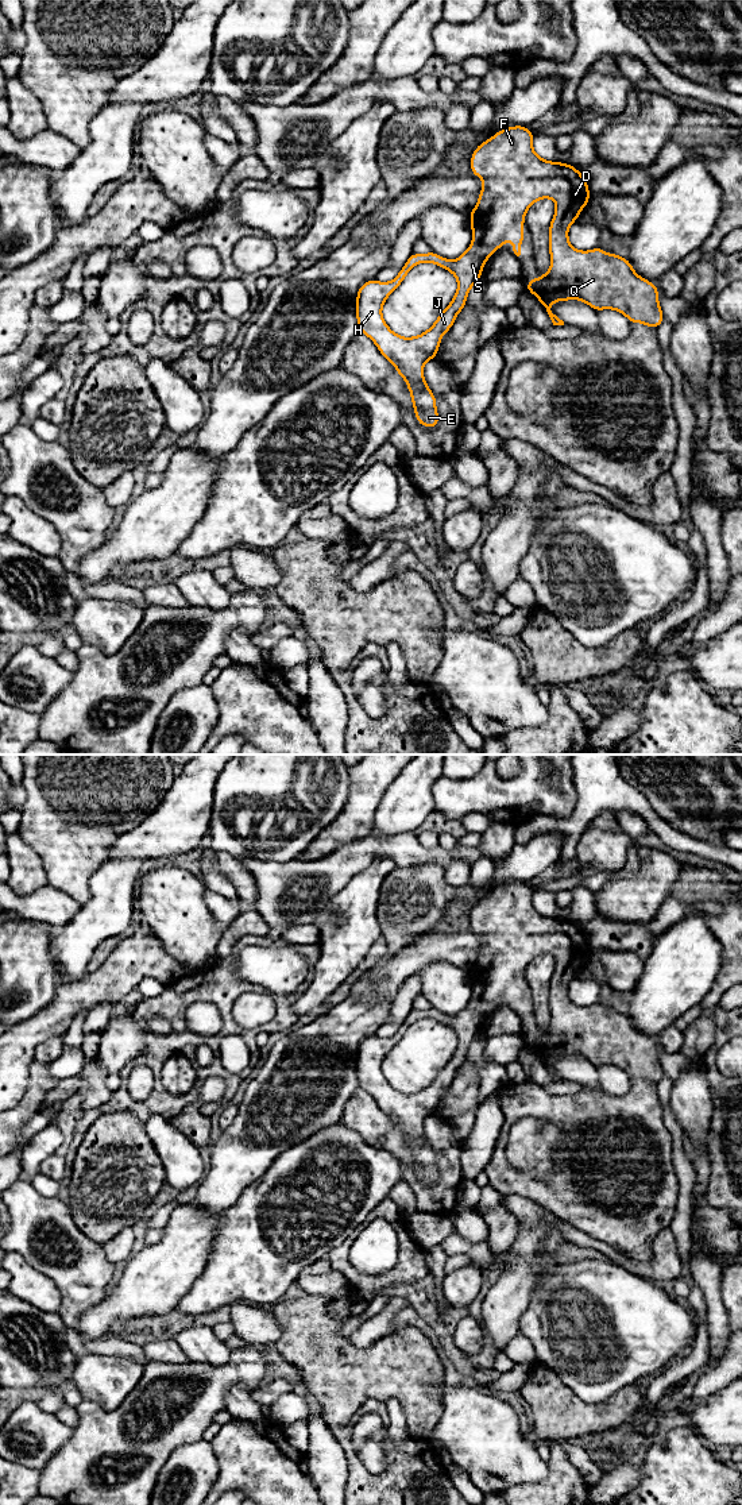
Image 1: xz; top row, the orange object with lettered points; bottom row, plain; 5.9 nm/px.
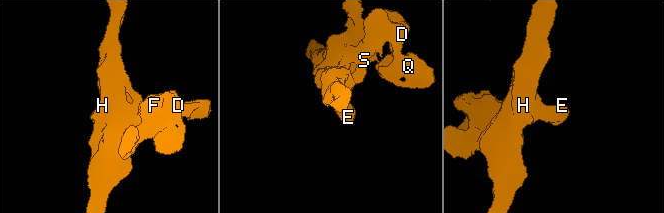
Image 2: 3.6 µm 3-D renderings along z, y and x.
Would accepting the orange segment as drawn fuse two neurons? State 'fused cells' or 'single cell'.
single cell

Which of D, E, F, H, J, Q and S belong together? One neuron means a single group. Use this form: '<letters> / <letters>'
D E F H J Q S

